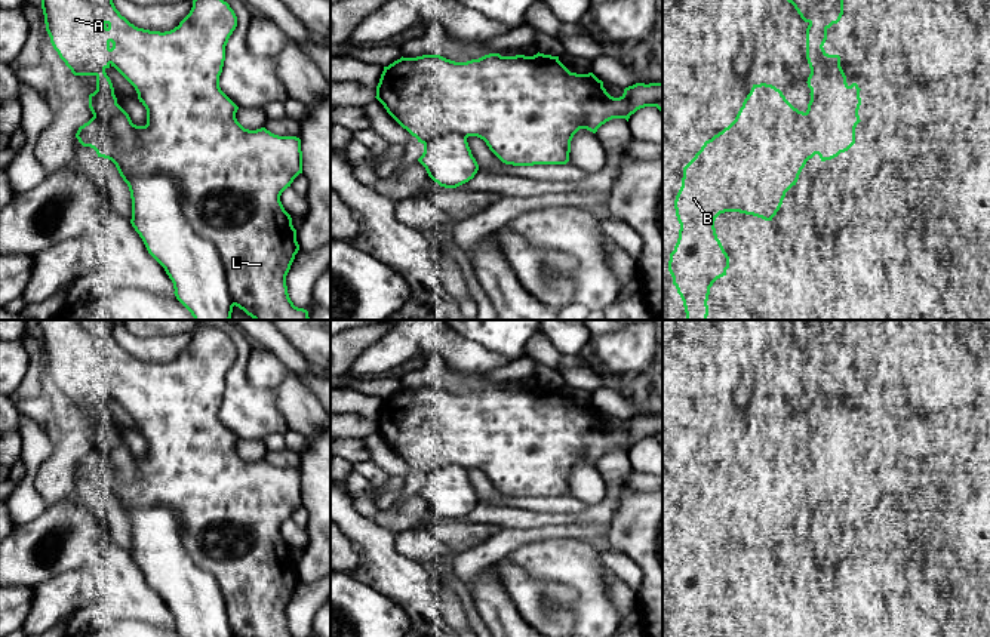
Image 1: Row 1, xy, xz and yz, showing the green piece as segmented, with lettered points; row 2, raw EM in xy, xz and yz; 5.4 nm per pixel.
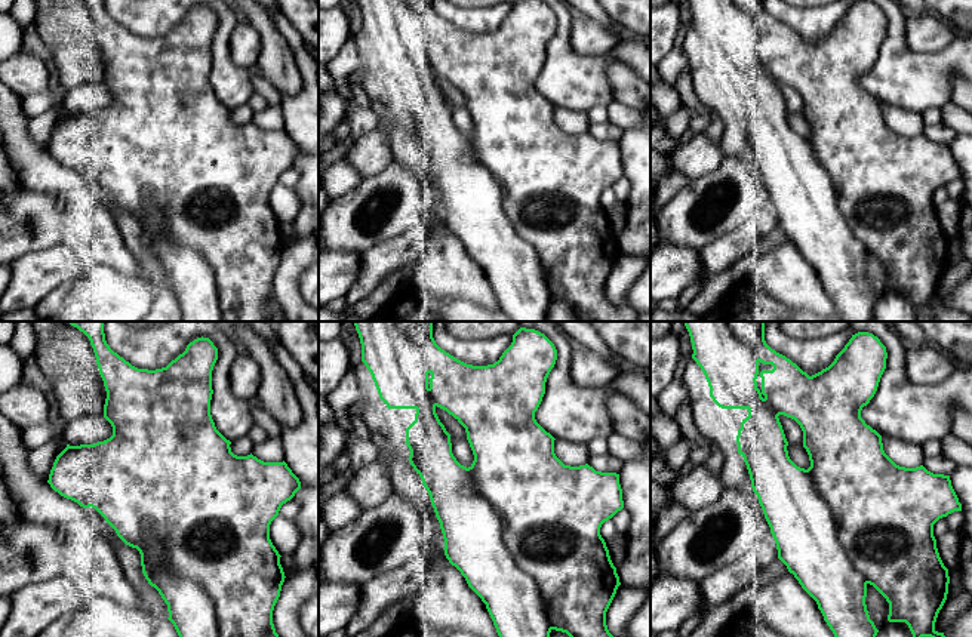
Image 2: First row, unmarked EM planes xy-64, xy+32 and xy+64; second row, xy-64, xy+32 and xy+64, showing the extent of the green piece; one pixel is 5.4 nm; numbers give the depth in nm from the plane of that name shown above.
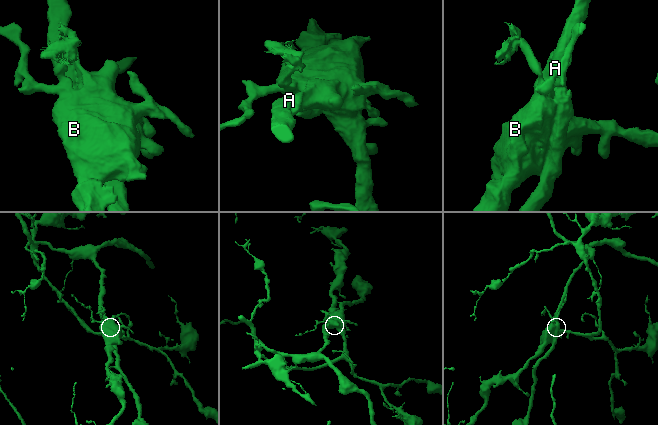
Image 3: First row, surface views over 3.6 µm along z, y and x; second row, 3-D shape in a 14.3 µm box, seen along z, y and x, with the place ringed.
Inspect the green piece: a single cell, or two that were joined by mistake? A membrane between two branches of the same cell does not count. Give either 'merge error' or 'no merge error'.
merge error

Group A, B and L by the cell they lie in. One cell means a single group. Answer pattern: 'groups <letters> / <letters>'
groups A / B L

